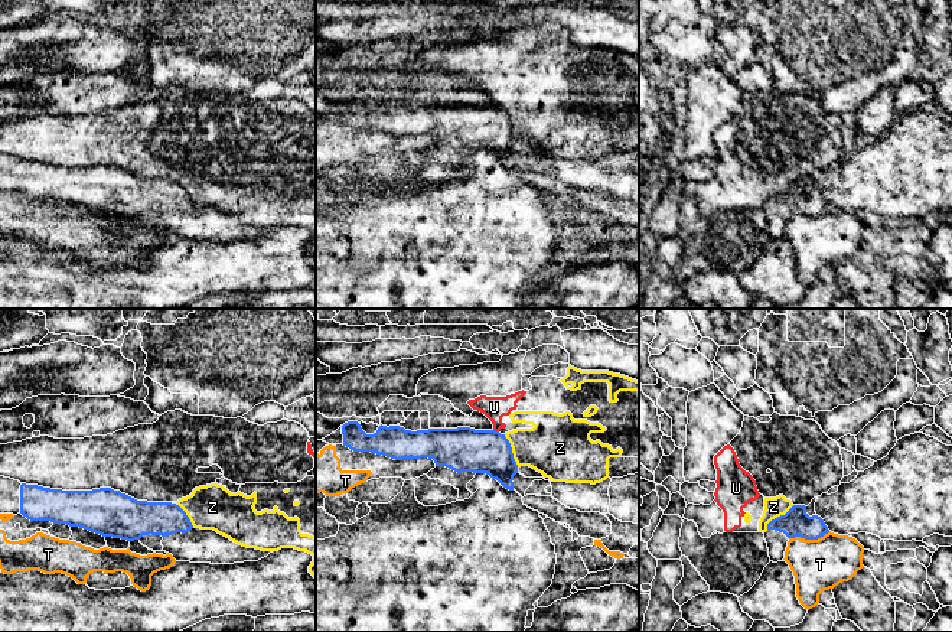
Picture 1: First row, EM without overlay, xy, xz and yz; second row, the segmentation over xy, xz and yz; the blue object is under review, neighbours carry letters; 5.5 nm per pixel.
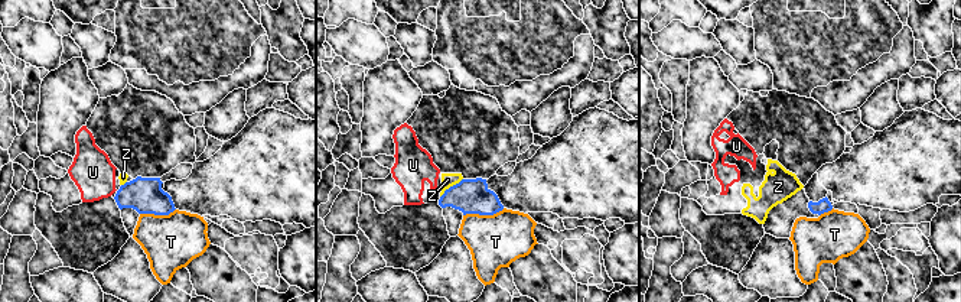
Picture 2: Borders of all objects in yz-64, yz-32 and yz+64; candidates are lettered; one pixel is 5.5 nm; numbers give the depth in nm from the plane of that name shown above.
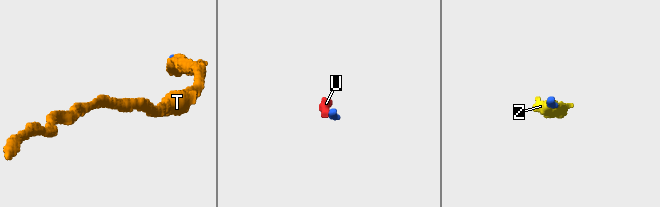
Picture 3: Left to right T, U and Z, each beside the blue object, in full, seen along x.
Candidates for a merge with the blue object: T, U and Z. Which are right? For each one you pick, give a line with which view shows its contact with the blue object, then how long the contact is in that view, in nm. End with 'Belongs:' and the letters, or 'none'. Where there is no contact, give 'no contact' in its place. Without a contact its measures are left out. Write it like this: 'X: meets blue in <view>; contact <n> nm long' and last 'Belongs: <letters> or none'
Belongs: none

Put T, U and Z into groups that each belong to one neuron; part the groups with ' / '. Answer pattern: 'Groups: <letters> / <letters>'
Groups: T / U Z

